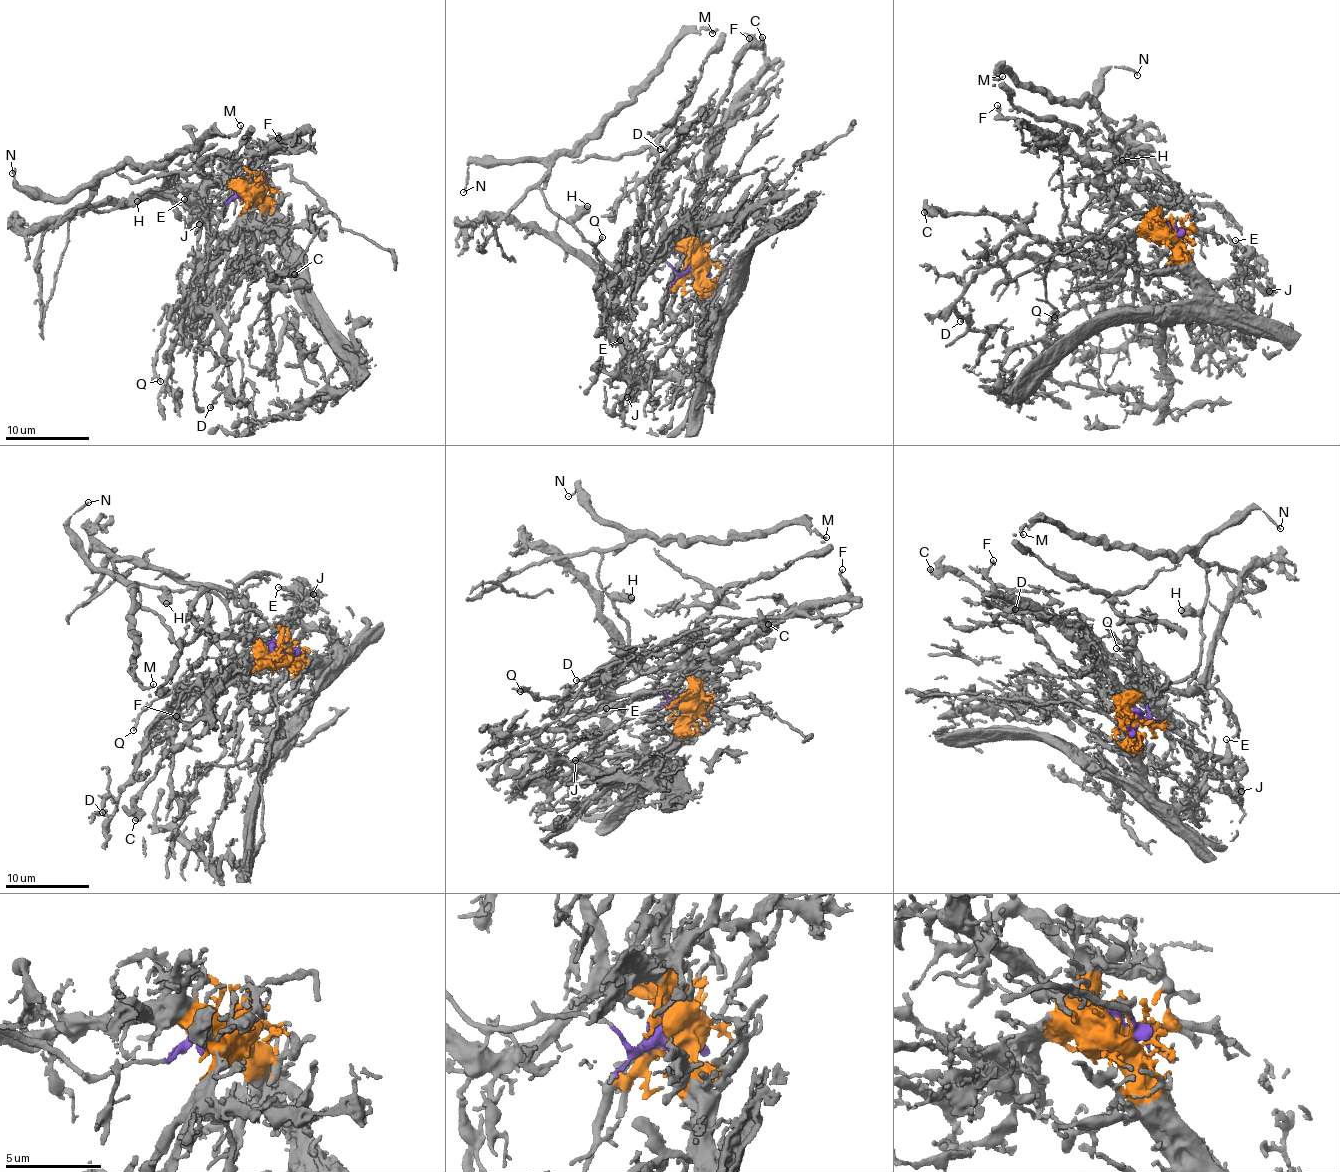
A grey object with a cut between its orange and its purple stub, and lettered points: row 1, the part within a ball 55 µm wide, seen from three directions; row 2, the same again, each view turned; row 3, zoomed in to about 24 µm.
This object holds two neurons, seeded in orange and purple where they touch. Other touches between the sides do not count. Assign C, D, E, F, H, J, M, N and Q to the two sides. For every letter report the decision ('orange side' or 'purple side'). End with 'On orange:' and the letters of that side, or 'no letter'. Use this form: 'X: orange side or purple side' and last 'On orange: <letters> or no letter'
C: orange side
D: orange side
E: orange side
F: orange side
H: purple side
J: orange side
M: purple side
N: purple side
Q: orange side
On orange: C, D, E, F, J, Q

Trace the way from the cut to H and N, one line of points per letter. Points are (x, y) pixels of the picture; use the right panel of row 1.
H: (1170, 233), (1171, 229), (1173, 231), (1162, 226), (1159, 218), (1172, 200), (1173, 191), (1161, 175), (1122, 160)
N: (1170, 233), (1159, 218), (1173, 191), (1161, 175), (1123, 154), (1092, 102), (1111, 66), (1136, 75)

